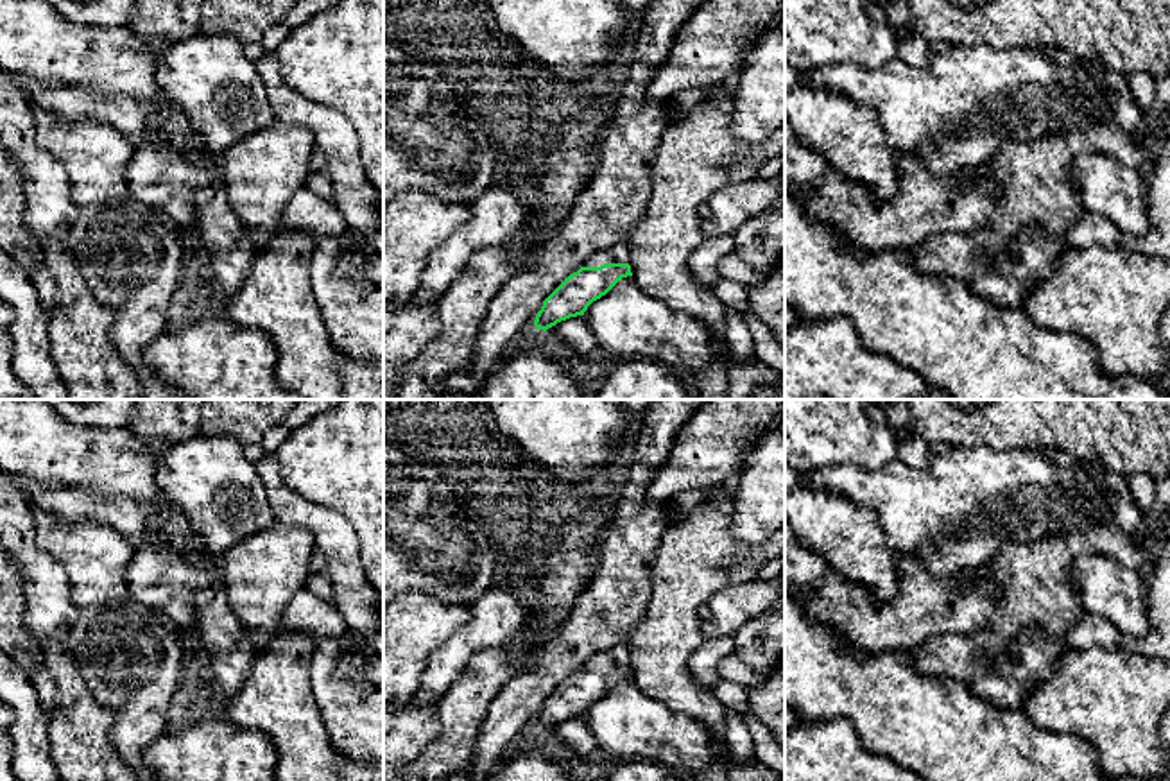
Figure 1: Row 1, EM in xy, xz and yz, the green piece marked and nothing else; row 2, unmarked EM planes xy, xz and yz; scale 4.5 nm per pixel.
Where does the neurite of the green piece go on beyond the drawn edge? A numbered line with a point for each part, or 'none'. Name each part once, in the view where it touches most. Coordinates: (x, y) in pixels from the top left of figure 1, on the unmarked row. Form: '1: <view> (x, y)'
1: xz (617, 654)

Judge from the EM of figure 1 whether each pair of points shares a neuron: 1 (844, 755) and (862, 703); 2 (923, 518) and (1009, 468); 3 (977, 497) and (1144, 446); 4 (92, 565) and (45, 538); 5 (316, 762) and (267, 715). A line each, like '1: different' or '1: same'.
1: different
2: same
3: different
4: same
5: same

